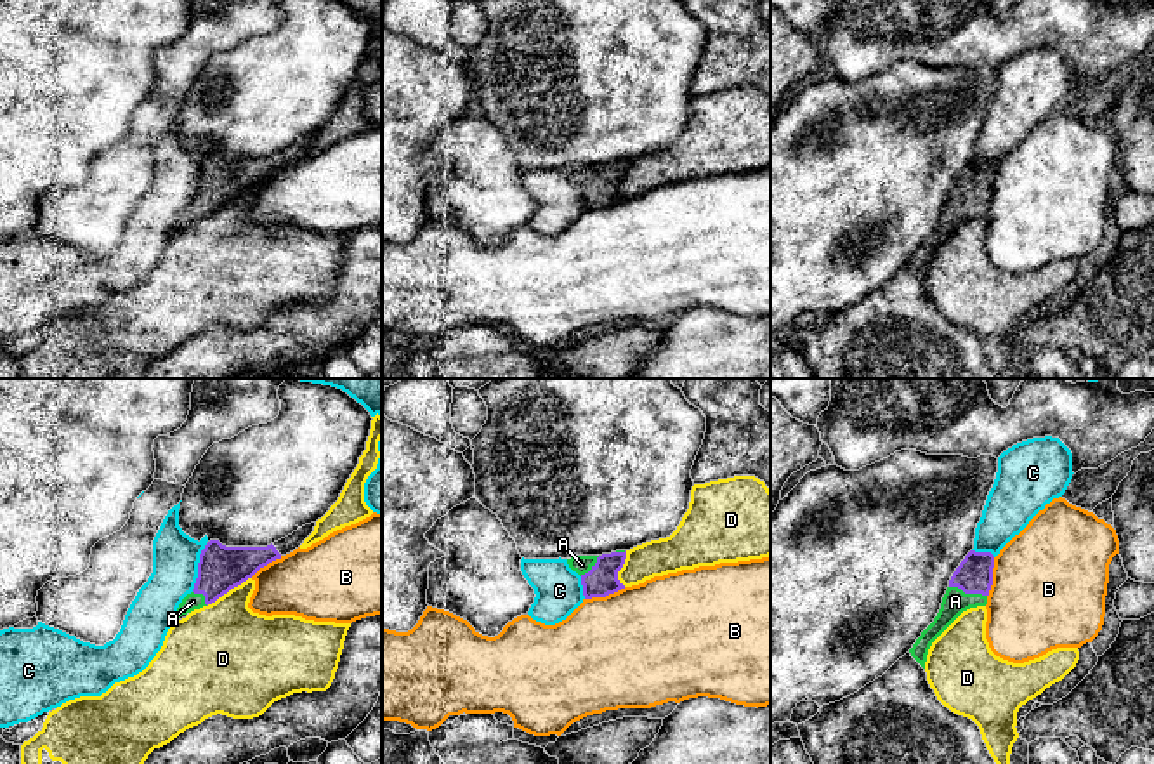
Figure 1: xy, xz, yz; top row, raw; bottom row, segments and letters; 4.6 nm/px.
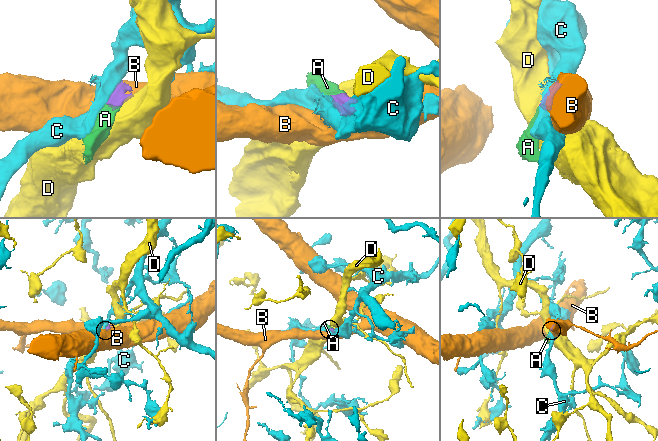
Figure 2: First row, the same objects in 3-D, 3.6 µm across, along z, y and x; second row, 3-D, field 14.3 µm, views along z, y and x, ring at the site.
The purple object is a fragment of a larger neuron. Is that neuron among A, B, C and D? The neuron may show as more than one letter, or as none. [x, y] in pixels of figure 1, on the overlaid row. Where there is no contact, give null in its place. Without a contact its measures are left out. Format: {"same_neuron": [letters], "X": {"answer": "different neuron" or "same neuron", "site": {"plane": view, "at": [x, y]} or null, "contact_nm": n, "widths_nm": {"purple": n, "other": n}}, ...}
{"same_neuron": ["A"], "A": {"answer": "same neuron", "site": {"plane": "yz", "at": [969, 592]}, "contact_nm": 180, "widths_nm": {"purple": 170, "other": 120}}, "B": {"answer": "different neuron", "site": {"plane": "xz", "at": [604, 596]}, "contact_nm": 200, "widths_nm": {"purple": 150, "other": 500}}, "C": {"answer": "different neuron", "site": {"plane": "xy", "at": [198, 568]}, "contact_nm": 240, "widths_nm": {"purple": 220, "other": 220}}, "D": {"answer": "different neuron", "site": {"plane": "xy", "at": [228, 591]}, "contact_nm": 240, "widths_nm": {"purple": 220, "other": 400}}}

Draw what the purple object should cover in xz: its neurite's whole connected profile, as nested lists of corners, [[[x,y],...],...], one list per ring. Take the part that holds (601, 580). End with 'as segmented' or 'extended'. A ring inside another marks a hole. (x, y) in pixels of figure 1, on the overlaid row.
[[[616,550],[602,556],[576,556],[567,559],[567,564],[581,576],[585,599],[592,599],[625,589],[618,580],[618,571],[623,568],[625,559],[626,550]]] | extended

